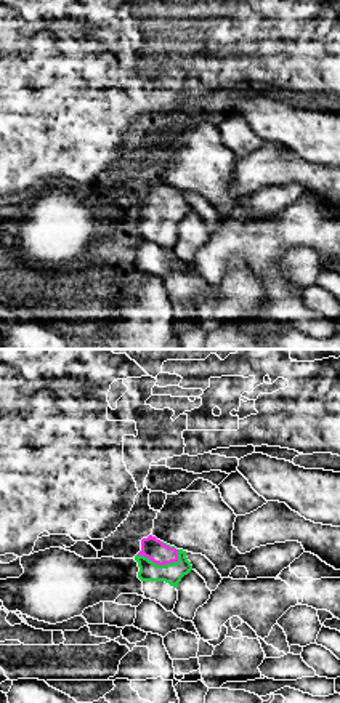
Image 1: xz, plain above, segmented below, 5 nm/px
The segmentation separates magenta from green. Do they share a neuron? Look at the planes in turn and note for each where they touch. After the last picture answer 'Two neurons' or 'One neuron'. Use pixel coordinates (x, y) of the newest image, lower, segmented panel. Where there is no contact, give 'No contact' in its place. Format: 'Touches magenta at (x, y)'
Touches magenta at (157, 564)

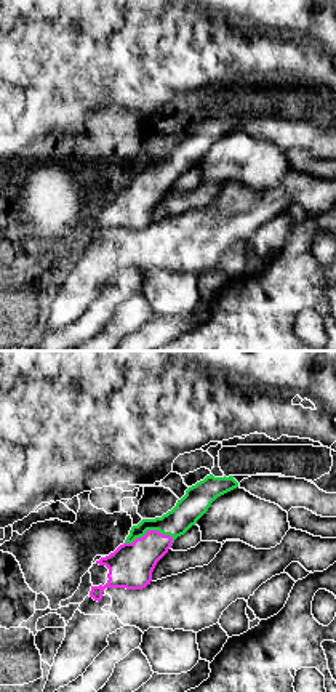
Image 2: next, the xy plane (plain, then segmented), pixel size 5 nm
Touches magenta at (149, 531)

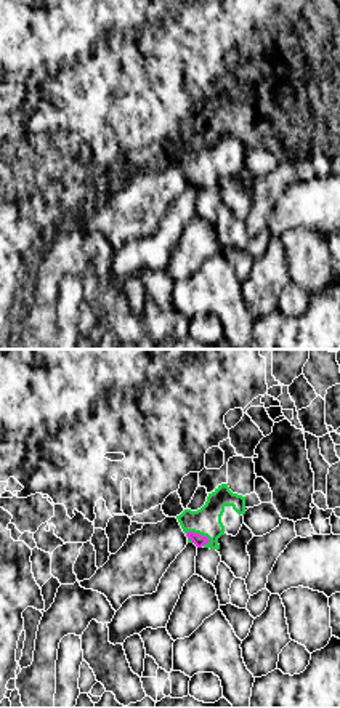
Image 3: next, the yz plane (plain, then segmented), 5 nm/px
Touches magenta at (199, 535)

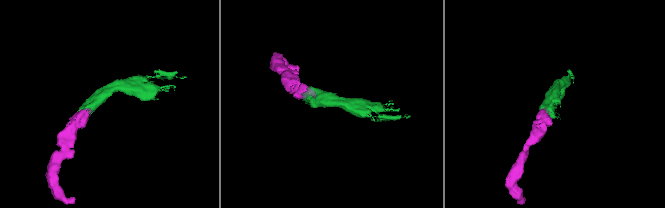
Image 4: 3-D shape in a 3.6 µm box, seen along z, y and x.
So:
One neuron

